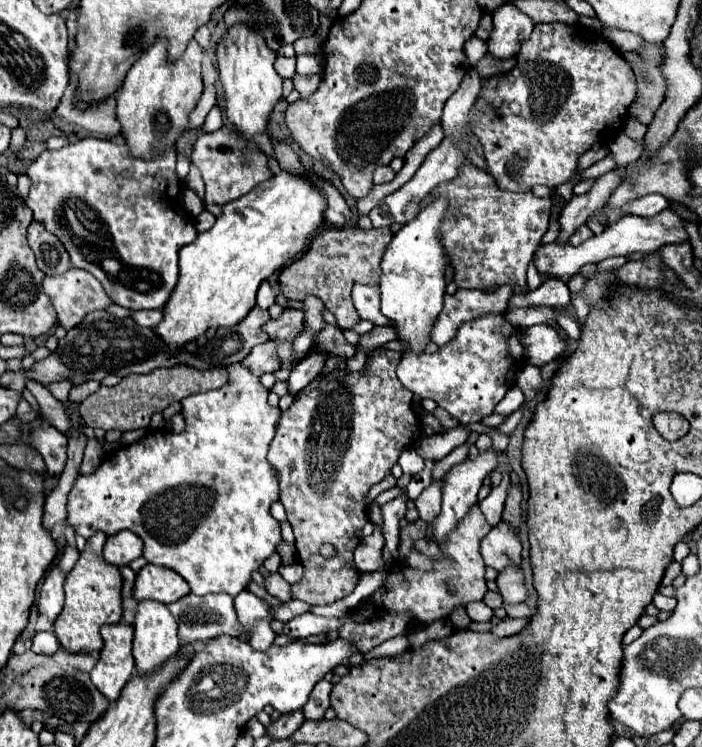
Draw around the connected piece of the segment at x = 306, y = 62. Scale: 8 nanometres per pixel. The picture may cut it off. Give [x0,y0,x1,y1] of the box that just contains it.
[296,54,322,76]

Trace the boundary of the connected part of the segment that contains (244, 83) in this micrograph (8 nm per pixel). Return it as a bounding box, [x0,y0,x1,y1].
[218,24,282,142]

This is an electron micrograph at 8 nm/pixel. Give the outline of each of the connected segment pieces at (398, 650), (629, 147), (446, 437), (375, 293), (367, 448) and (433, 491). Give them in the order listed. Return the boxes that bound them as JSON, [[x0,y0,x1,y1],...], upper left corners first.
[[364,636,410,660],[608,132,644,166],[414,426,470,462],[352,284,388,326],[268,350,420,606],[416,480,442,522]]

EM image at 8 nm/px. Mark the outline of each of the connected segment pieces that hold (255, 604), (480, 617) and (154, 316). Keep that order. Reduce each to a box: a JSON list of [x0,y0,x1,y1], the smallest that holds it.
[[234,590,276,652],[466,600,492,622],[132,310,162,326]]

